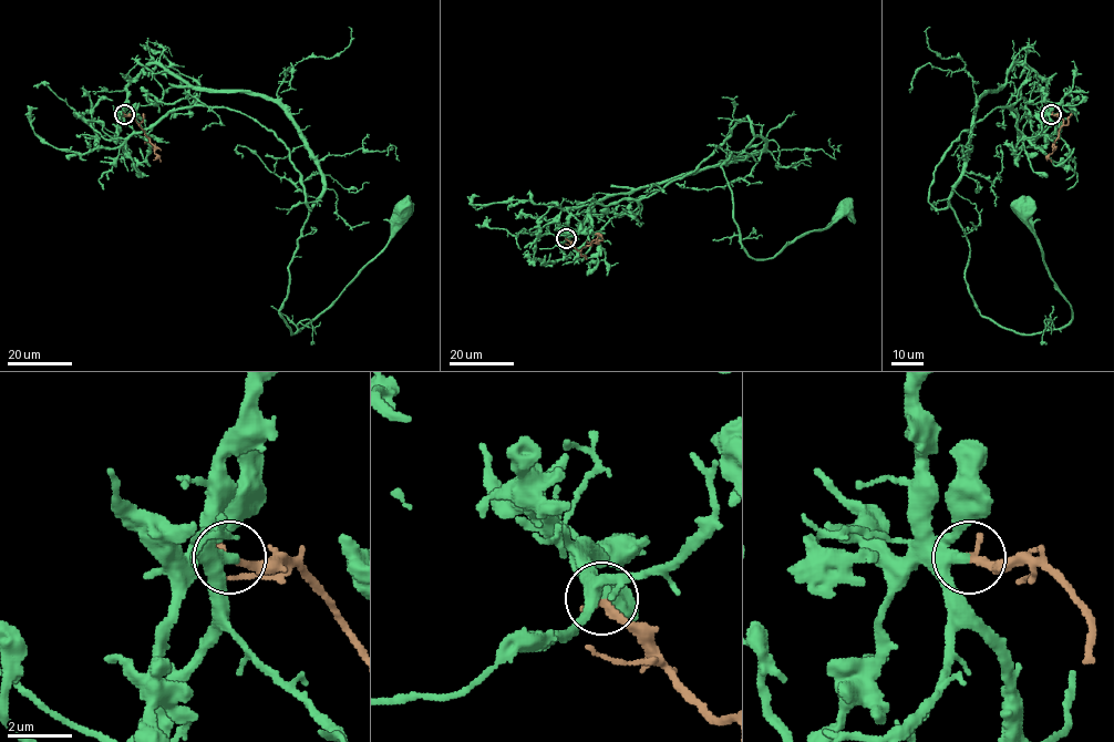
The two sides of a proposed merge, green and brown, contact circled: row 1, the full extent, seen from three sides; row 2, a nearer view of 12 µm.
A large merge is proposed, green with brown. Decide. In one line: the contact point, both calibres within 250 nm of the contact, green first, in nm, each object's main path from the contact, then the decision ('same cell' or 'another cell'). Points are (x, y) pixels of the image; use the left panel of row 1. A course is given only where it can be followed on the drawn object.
at (124, 114); 400 nm thick on the green side, 260 nm on the other; green runs (125, 114), (145, 138), (171, 112), (228, 107), (288, 151), (311, 206), (279, 311), (291, 333), (400, 210); brown runs (125, 114), (131, 115), (143, 131), (161, 162); same cell

